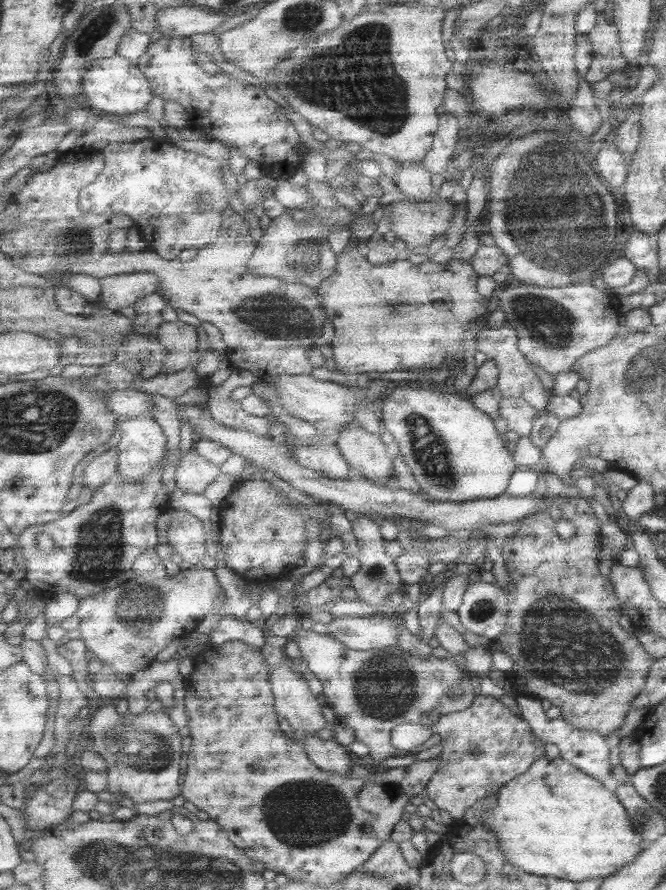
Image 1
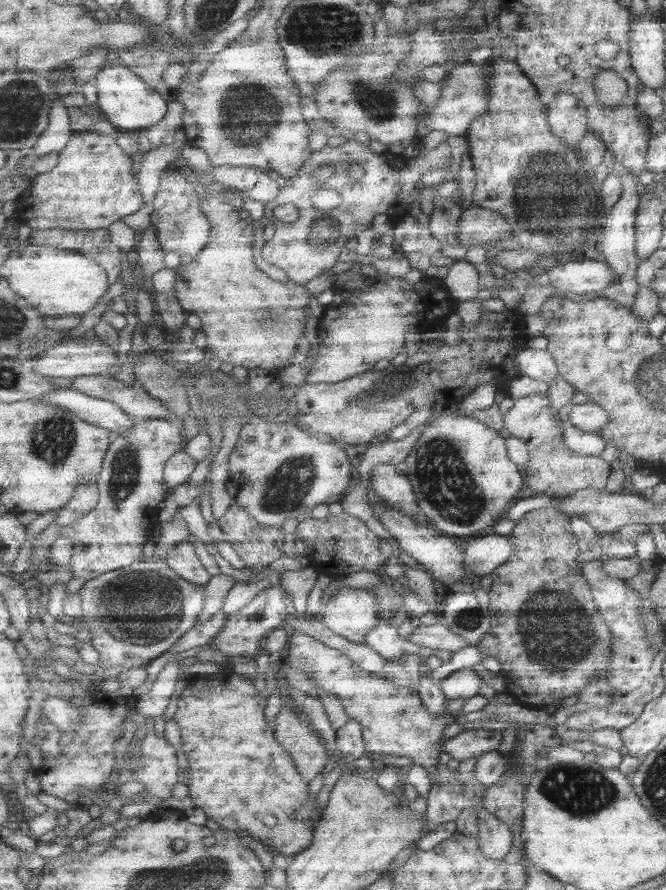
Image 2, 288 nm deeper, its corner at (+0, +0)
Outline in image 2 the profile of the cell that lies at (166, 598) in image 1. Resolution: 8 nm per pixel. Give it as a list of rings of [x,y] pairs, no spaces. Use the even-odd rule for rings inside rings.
[[[141,560],[127,568],[107,572],[103,576],[97,576],[95,580],[89,580],[85,588],[79,592],[83,598],[83,618],[89,624],[91,632],[91,644],[101,654],[101,668],[139,668],[147,666],[151,660],[171,652],[171,648],[199,624],[199,616],[205,610],[205,586],[193,584],[179,576],[165,560]]]

